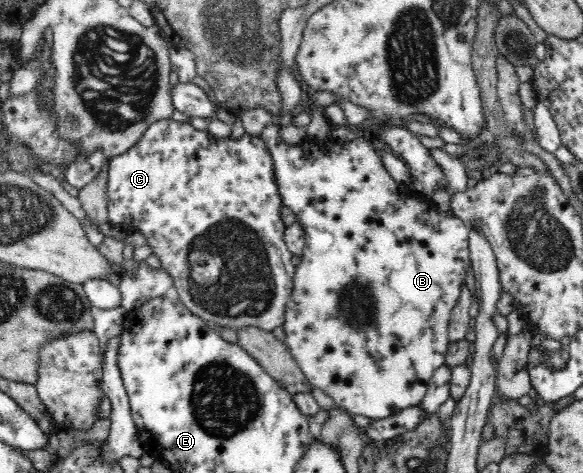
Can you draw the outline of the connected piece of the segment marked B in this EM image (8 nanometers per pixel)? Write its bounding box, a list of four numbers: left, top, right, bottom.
[260,122,471,420]

